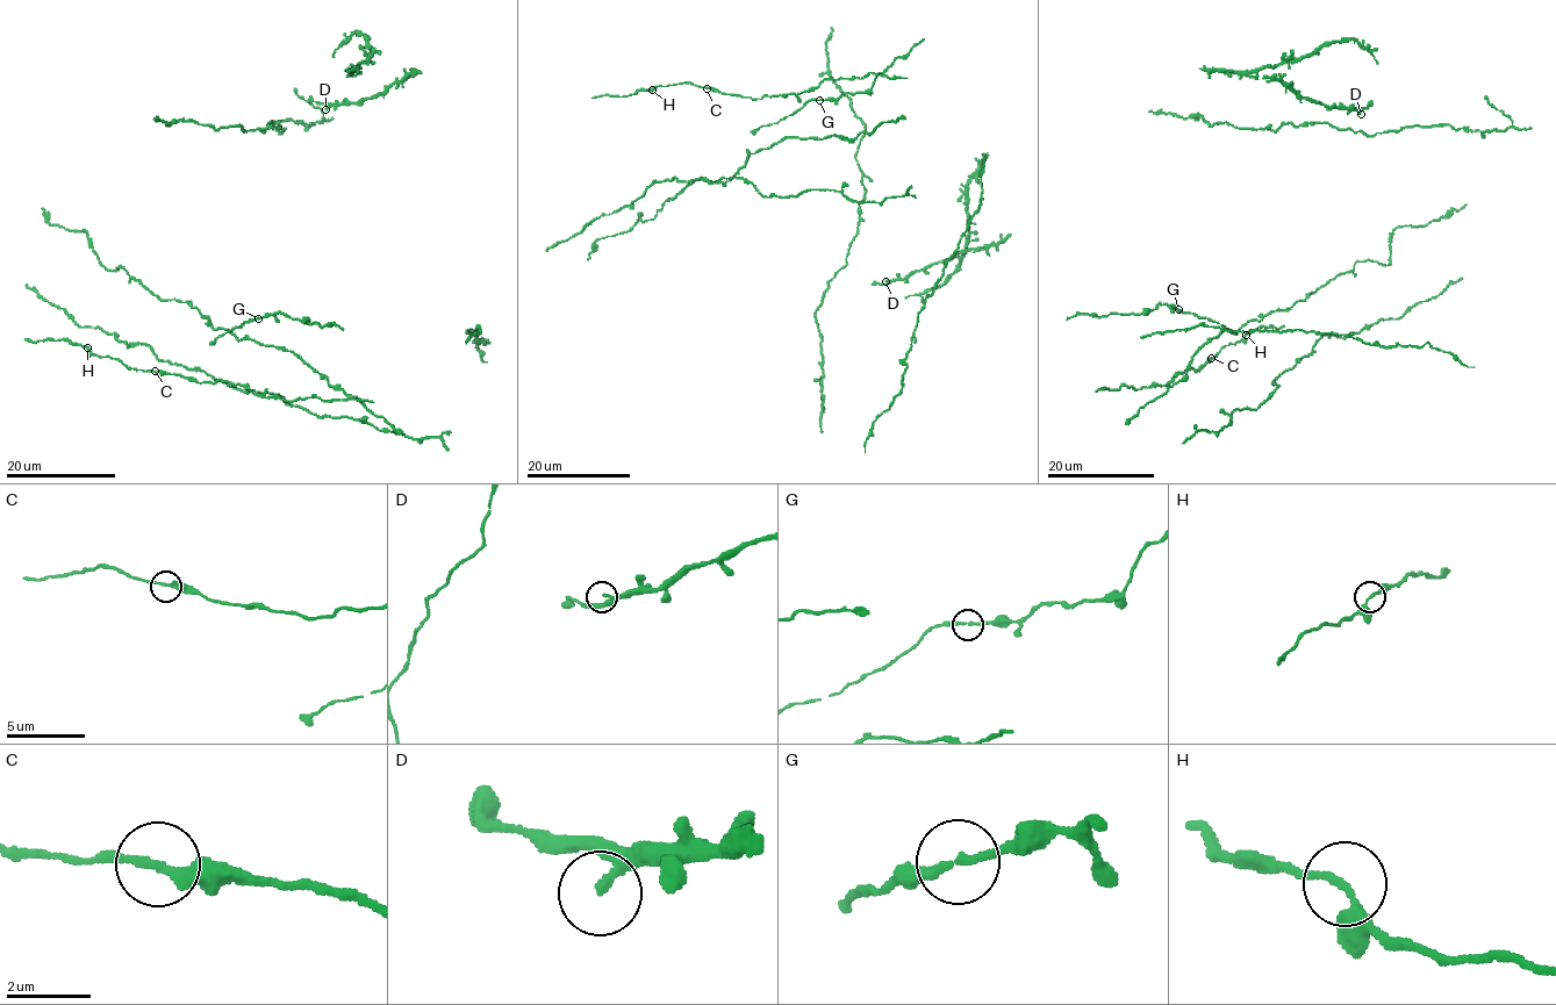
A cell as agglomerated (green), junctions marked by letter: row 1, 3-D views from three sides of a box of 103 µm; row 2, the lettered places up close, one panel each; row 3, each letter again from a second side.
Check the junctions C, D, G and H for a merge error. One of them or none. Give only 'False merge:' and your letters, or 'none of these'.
False merge: none of these

